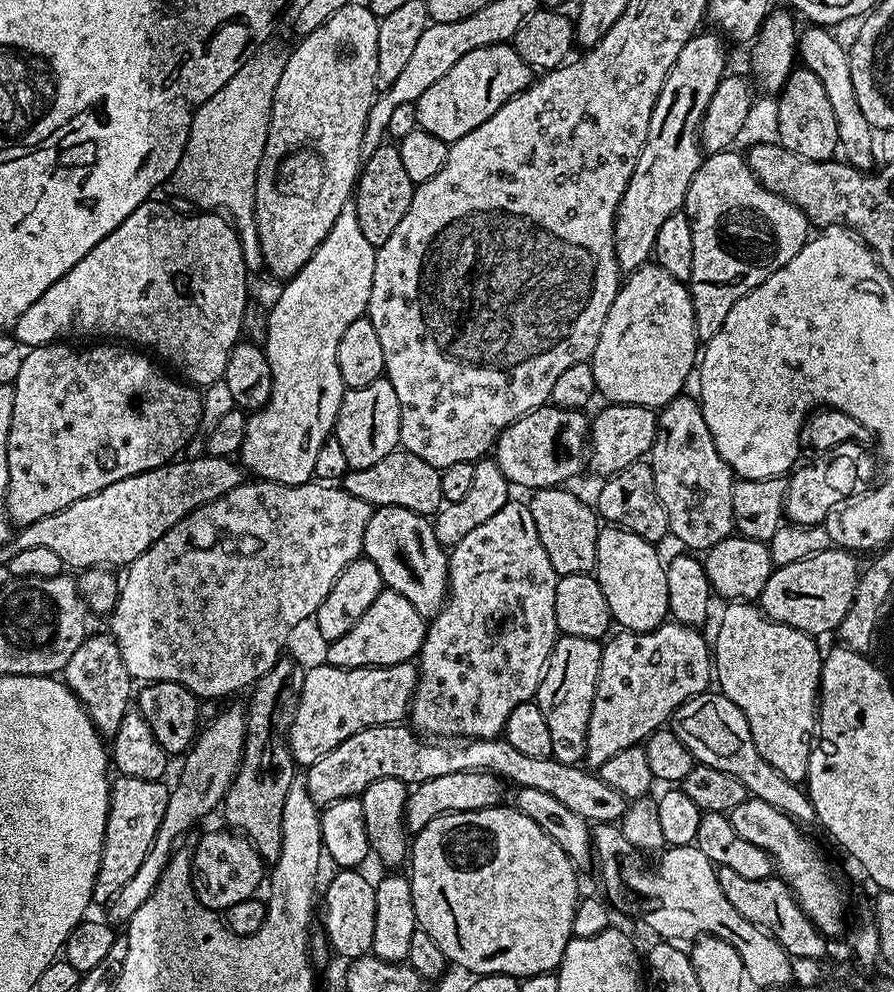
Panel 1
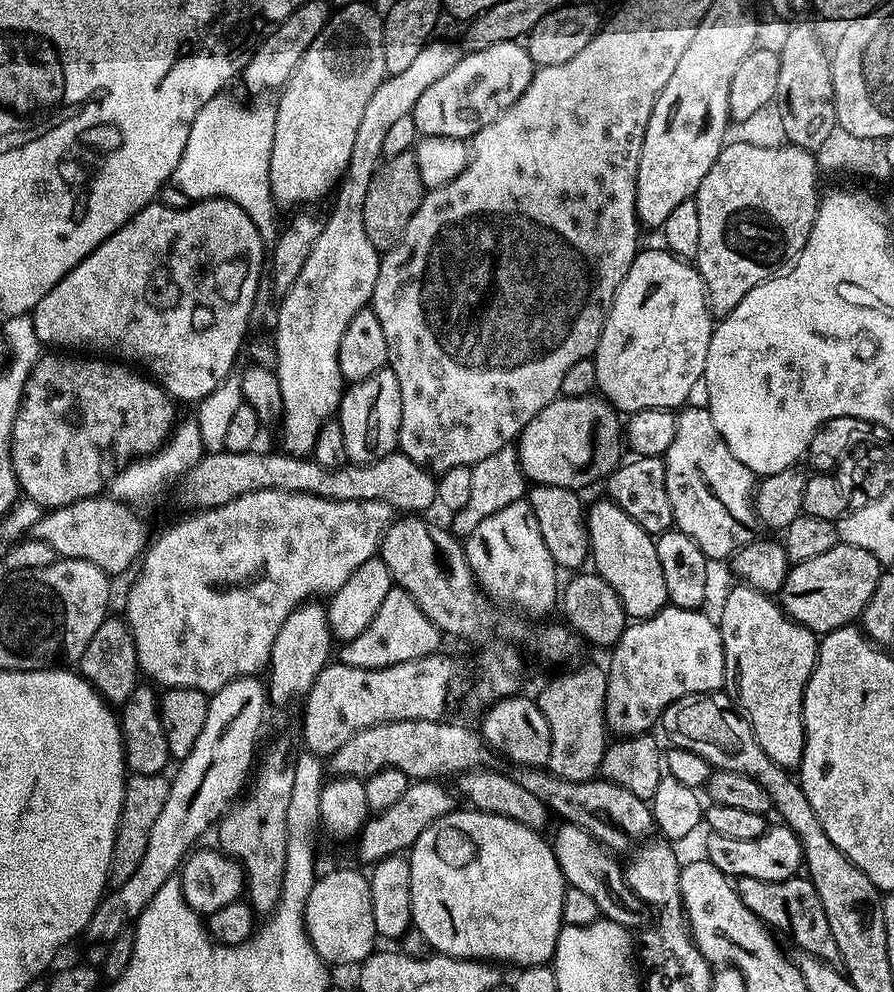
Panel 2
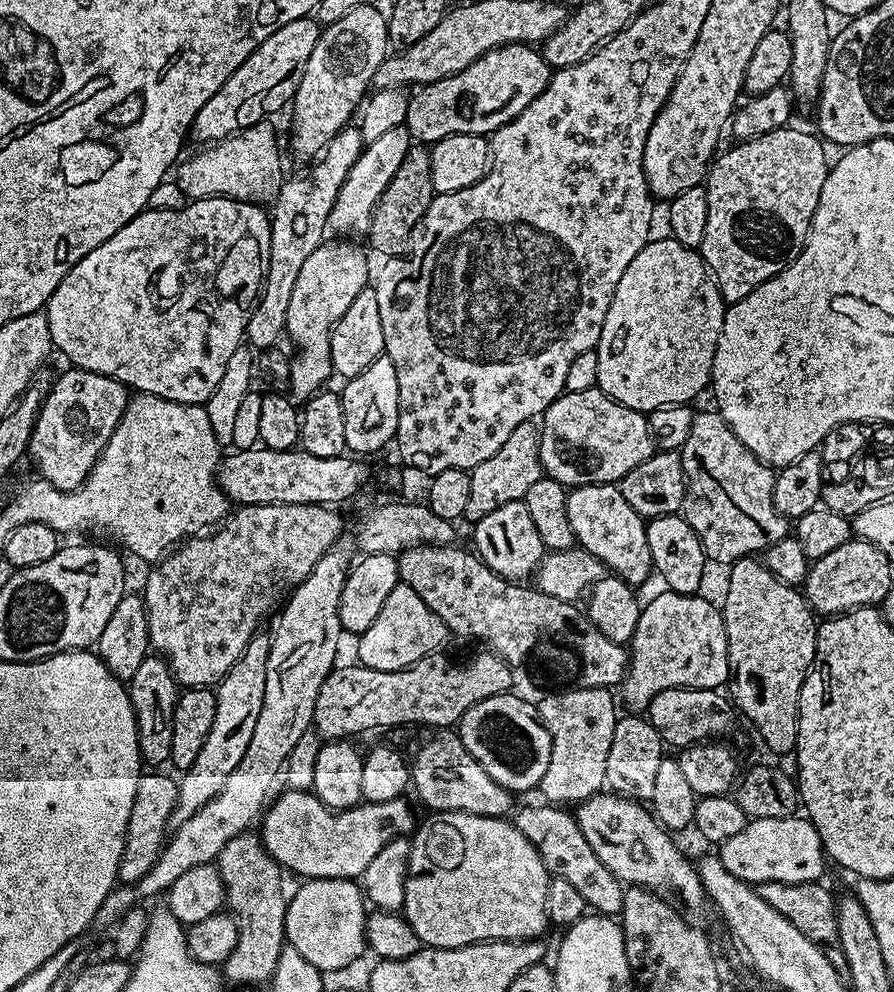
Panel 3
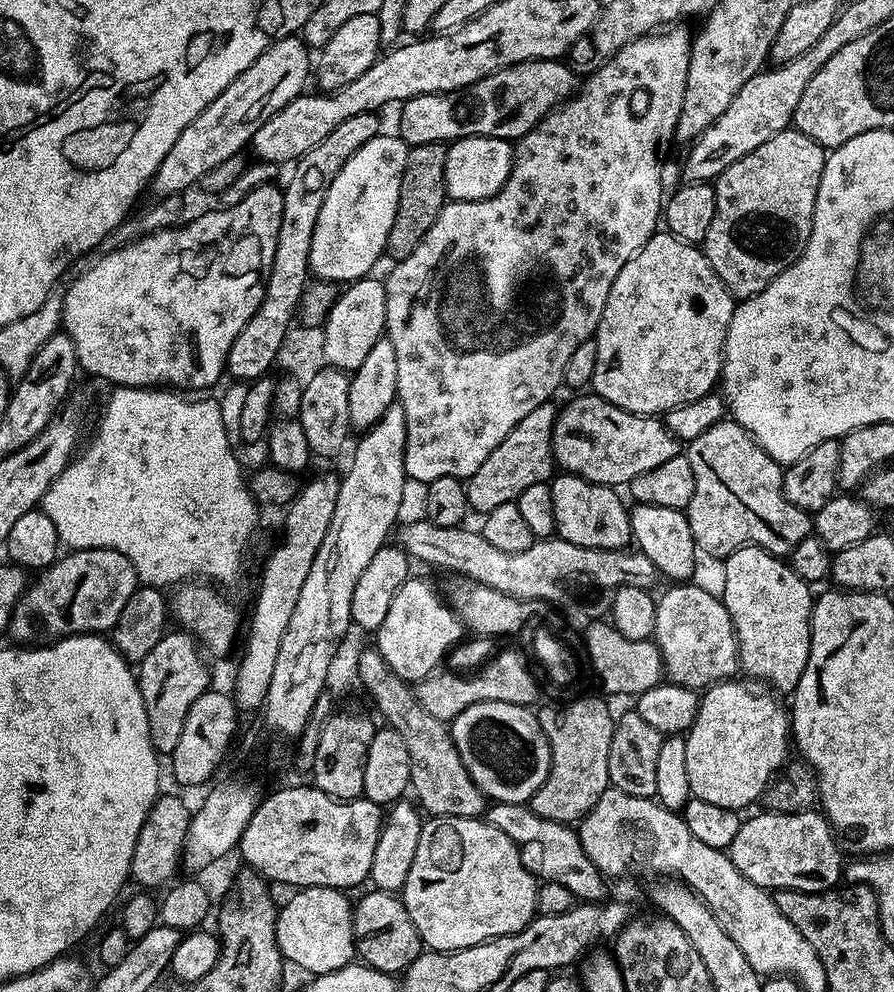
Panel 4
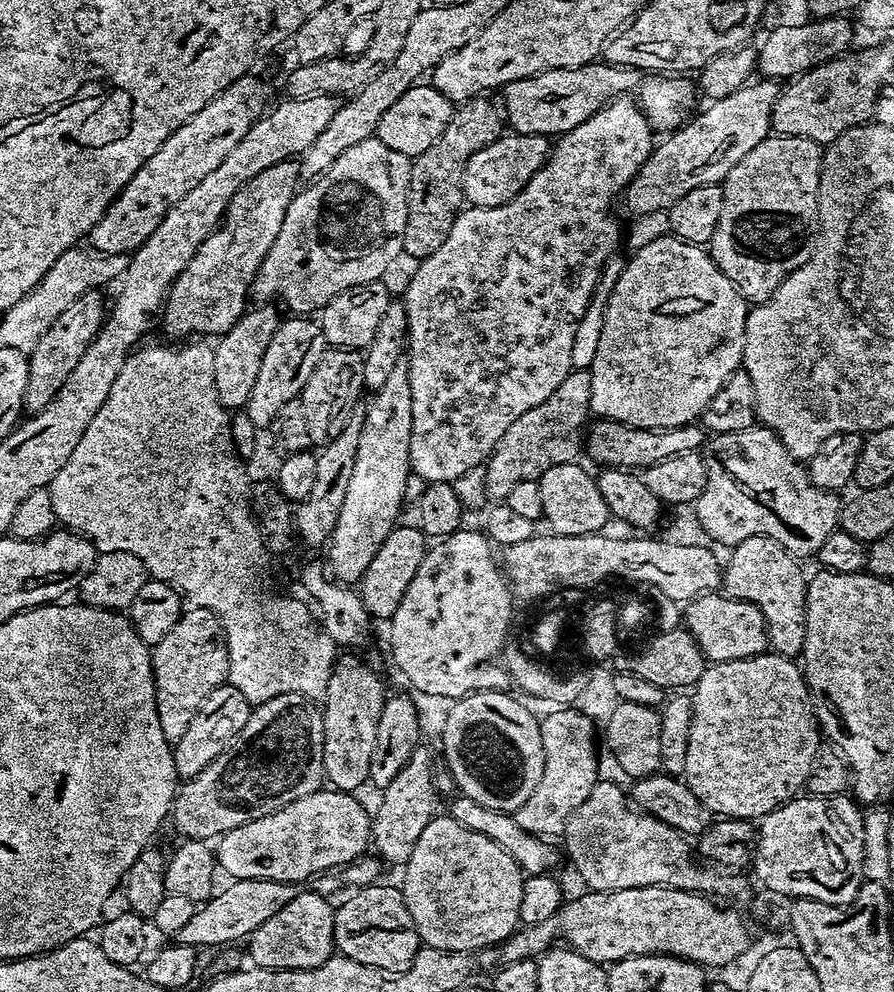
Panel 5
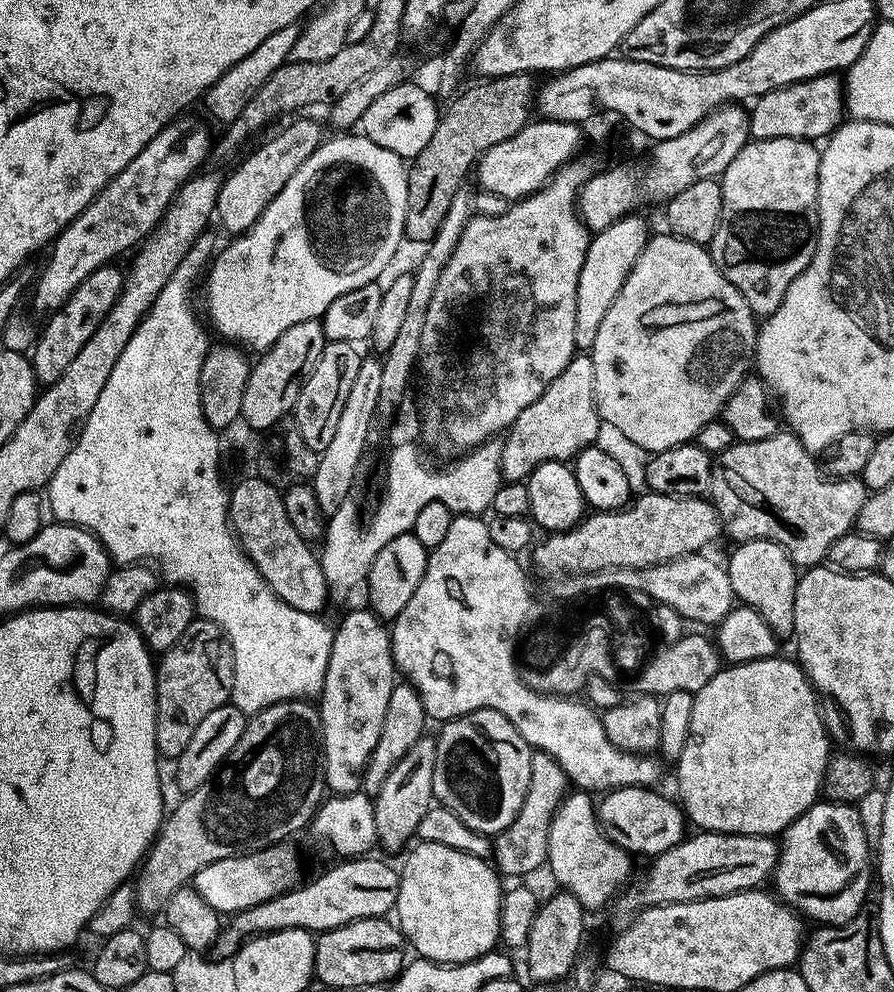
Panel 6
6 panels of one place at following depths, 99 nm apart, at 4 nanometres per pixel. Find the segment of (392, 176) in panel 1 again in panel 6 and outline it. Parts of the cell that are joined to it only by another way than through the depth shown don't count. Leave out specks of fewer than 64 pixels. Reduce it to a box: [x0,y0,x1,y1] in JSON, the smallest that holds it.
[404,72,538,243]

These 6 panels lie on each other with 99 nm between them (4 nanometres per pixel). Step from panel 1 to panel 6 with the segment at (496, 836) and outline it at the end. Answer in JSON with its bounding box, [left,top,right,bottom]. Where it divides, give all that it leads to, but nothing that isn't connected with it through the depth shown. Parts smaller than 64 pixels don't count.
[394,841,502,964]

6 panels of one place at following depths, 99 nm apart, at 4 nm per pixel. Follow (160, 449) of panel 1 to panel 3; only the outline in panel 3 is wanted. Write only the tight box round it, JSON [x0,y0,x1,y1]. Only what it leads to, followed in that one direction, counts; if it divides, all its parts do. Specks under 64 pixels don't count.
[26,366,130,492]

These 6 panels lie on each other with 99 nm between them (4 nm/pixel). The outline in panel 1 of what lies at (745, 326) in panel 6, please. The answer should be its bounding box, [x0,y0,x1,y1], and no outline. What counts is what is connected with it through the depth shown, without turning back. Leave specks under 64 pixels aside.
[591,262,698,410]

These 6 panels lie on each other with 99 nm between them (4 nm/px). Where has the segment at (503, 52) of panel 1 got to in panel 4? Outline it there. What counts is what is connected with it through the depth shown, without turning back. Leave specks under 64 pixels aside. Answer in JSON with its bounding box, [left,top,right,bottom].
[398,59,577,146]

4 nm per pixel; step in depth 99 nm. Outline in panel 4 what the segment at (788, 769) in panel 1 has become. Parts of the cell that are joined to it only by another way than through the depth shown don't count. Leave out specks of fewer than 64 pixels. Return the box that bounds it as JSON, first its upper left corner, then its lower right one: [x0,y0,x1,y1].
[722,544,814,692]

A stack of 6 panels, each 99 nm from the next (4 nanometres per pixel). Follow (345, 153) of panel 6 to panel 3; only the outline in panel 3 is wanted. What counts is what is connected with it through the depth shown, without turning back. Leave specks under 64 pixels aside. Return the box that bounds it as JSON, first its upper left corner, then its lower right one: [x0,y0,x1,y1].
[329,127,414,238]

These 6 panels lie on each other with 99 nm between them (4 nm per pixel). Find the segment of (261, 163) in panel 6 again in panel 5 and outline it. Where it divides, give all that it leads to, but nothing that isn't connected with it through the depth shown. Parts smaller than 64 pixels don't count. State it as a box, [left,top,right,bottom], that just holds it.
[162,159,302,338]

